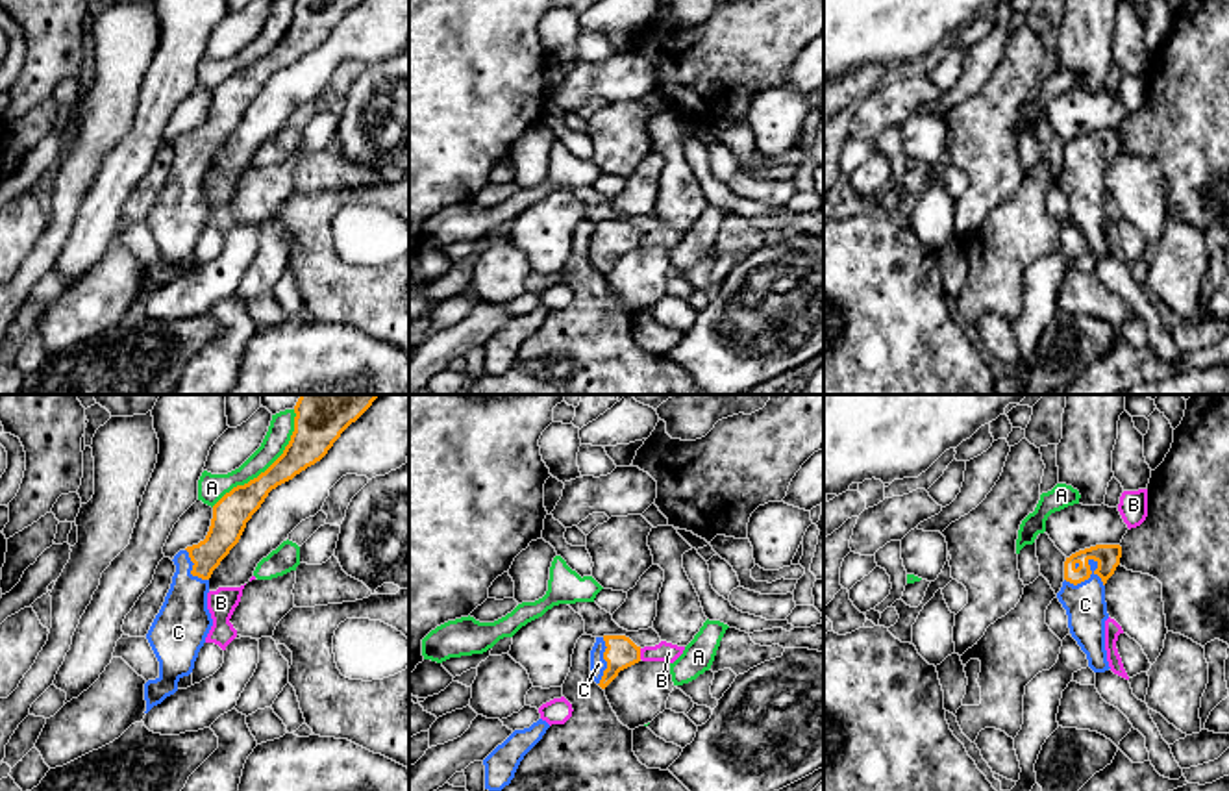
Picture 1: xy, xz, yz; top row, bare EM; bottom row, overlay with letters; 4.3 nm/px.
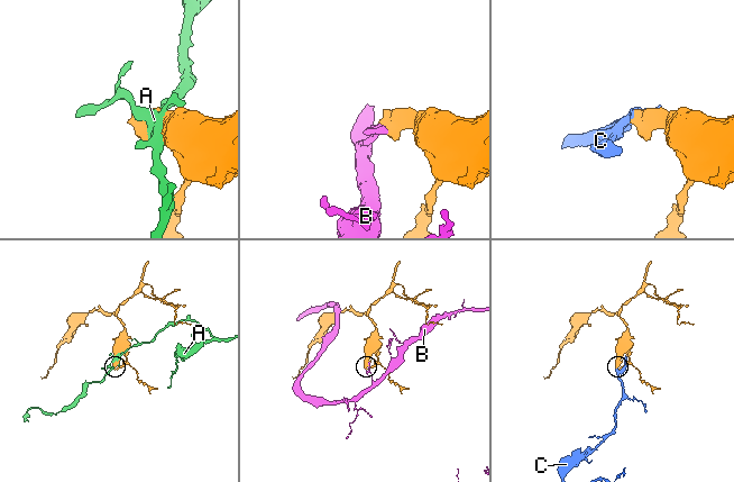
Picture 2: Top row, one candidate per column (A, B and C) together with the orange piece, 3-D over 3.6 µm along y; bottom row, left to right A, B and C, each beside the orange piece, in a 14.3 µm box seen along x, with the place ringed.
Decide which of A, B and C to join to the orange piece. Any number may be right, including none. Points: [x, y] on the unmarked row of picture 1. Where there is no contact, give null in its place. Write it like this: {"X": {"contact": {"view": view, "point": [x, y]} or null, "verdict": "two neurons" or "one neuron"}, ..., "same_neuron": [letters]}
{"A": {"contact": {"view": "xy", "point": [267, 54]}, "verdict": "two neurons"}, "B": {"contact": {"view": "xz", "point": [639, 239]}, "verdict": "two neurons"}, "C": {"contact": {"view": "yz", "point": [1087, 163]}, "verdict": "one neuron"}, "same_neuron": ["C"]}

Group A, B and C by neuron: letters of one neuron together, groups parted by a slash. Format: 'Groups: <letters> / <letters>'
Groups: A / B / C

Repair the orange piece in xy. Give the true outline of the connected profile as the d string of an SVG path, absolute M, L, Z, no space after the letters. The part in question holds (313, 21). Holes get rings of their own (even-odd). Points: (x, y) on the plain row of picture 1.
M296 0L294 17L283 39L257 63L226 78L213 91L213 104L205 124L180 135L174 141L172 146L176 150L176 157L172 161L170 174L146 219L146 224L159 246L159 261L144 269L144 298L161 289L167 282L174 280L178 276L178 267L192 257L198 237L213 211L213 204L207 195L209 163L230 135L239 128L246 107L261 93L272 74L320 46L341 19L359 2L361 0Z

